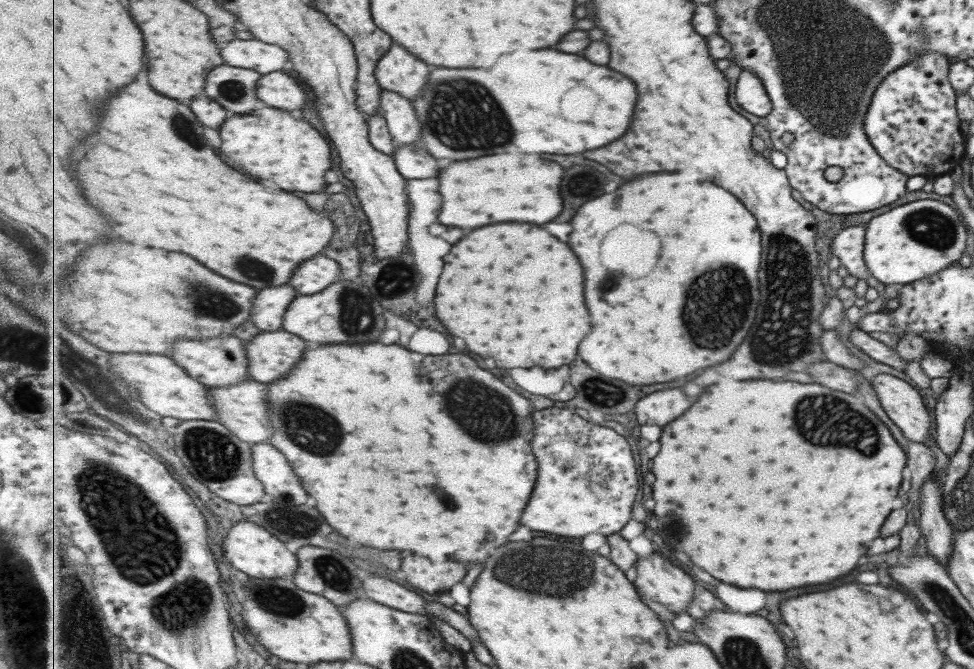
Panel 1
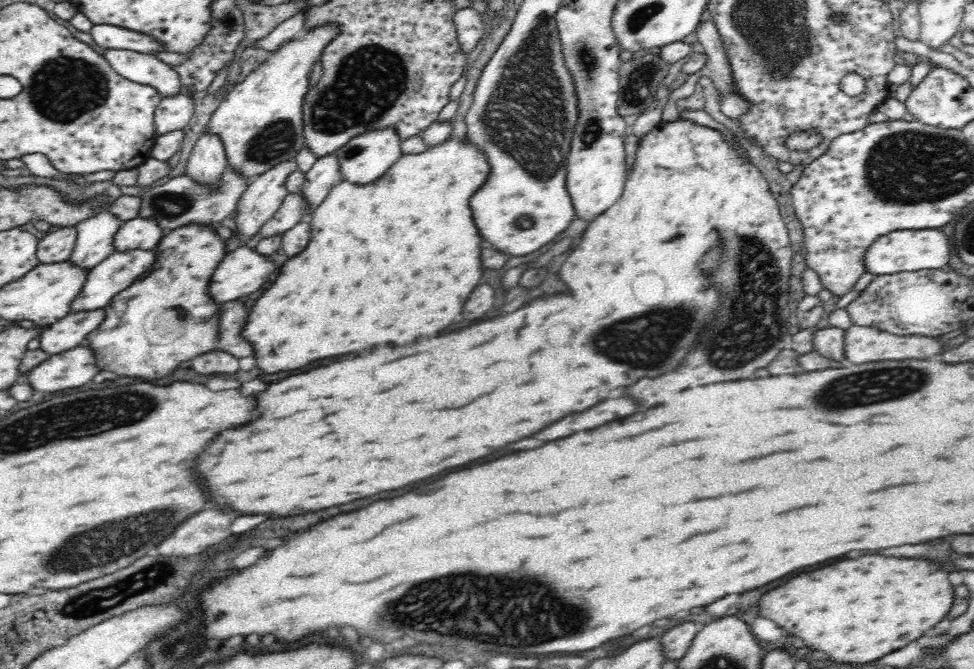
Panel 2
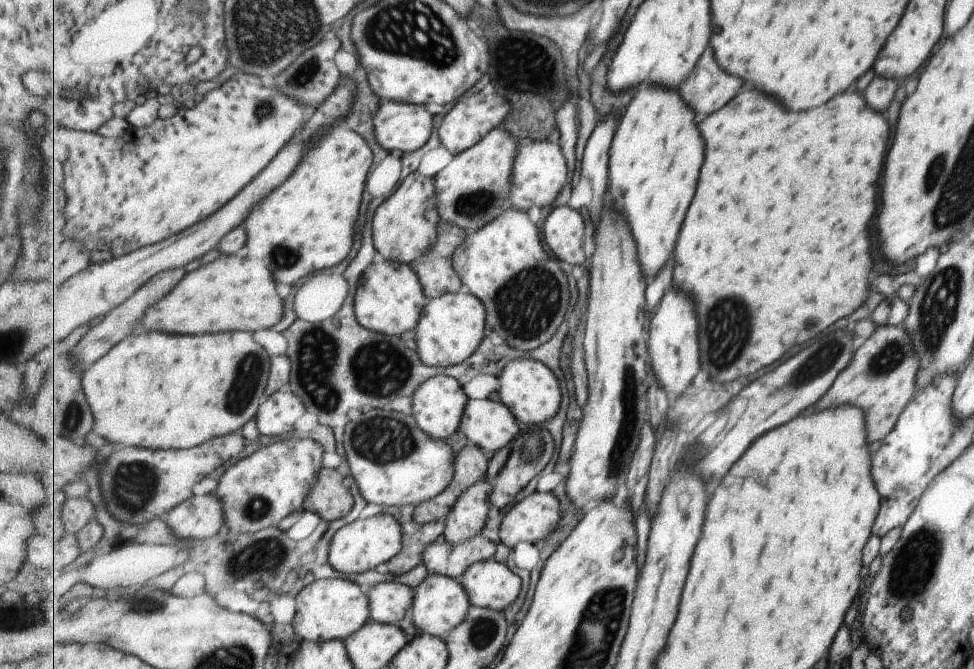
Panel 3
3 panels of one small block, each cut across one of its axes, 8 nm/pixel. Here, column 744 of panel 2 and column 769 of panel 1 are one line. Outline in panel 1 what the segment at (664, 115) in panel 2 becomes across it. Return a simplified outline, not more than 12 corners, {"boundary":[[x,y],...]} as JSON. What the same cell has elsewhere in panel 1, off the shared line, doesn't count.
{"boundary":[[742,70],[736,102],[766,117],[773,103],[758,74]]}

